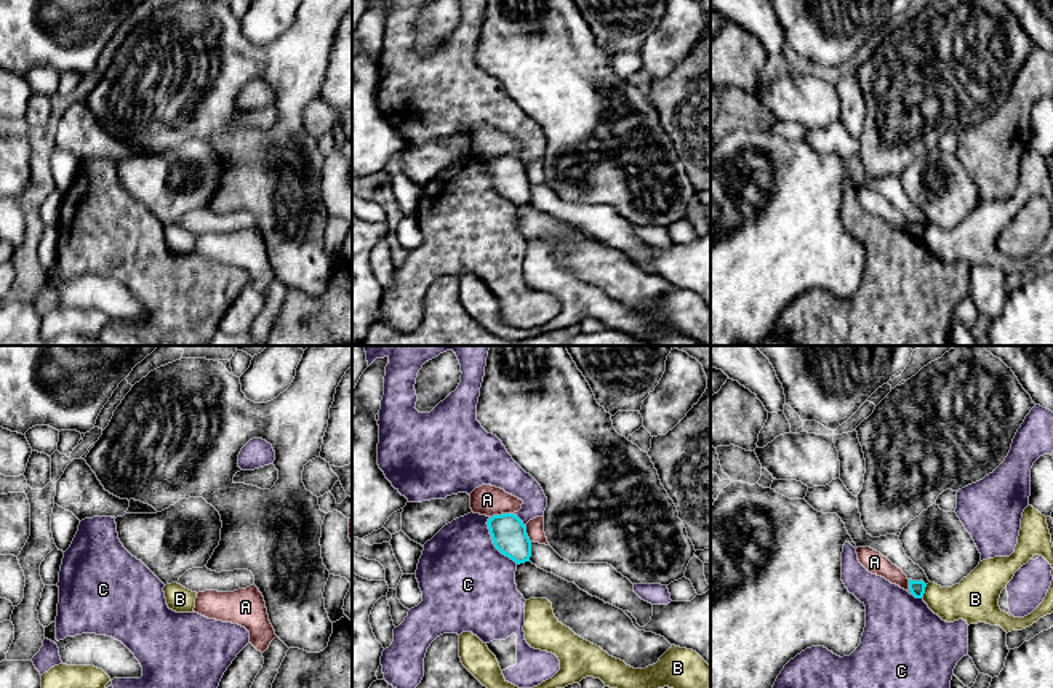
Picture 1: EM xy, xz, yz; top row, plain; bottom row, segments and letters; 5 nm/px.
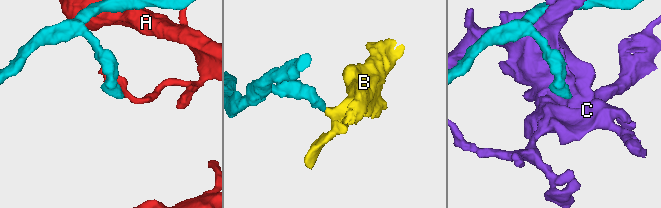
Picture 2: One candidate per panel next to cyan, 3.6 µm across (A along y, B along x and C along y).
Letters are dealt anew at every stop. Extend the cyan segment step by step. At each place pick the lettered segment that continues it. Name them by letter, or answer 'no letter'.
no letter

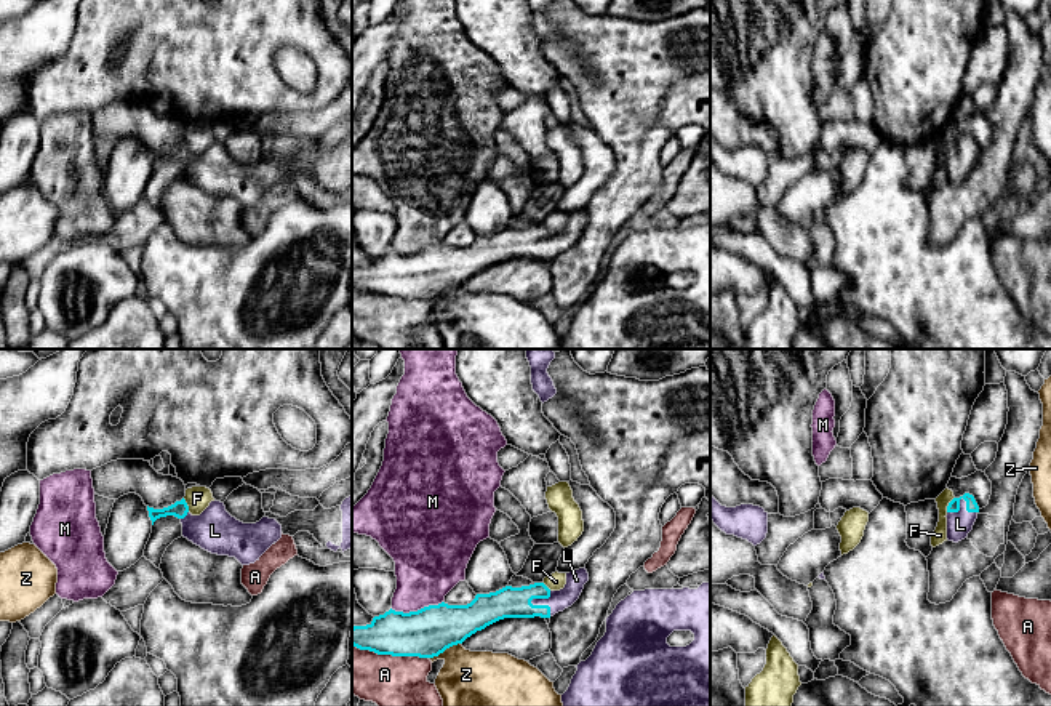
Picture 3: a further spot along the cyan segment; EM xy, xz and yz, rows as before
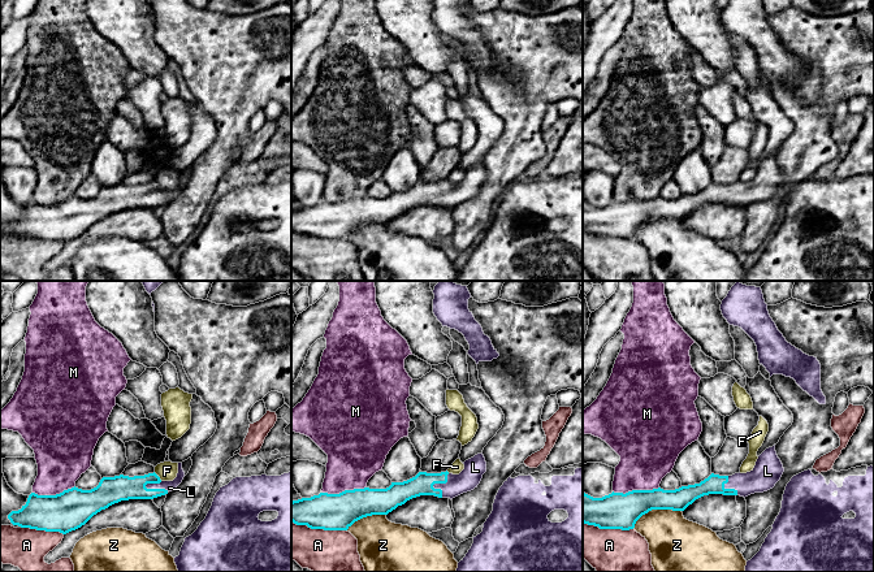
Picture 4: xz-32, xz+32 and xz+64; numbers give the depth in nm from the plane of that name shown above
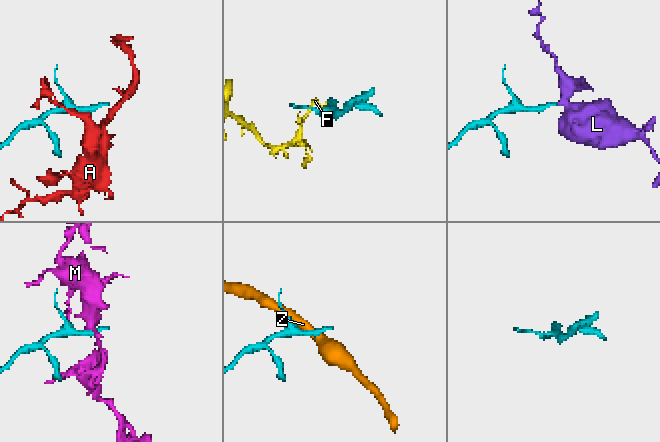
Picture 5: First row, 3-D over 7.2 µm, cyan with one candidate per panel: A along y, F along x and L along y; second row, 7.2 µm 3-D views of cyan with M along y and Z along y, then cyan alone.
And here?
L

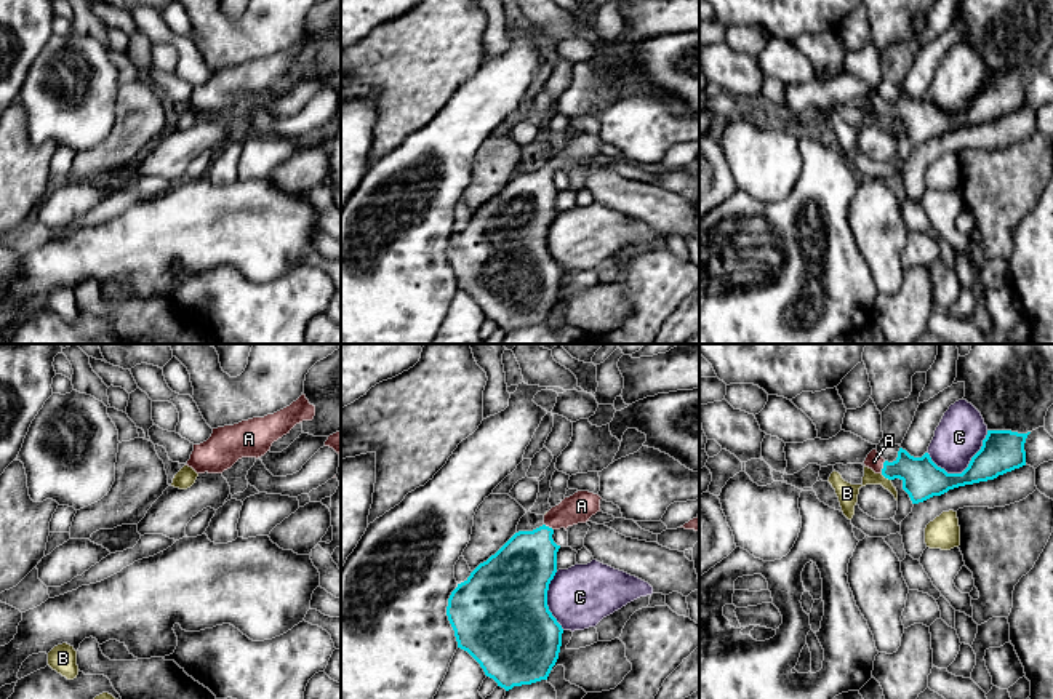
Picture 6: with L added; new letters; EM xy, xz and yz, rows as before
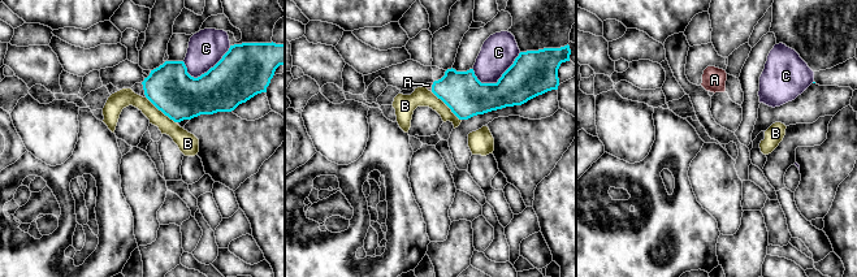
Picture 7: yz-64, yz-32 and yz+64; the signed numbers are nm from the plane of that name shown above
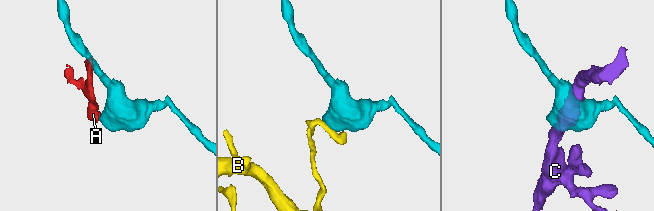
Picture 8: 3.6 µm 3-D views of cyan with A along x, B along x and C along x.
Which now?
A

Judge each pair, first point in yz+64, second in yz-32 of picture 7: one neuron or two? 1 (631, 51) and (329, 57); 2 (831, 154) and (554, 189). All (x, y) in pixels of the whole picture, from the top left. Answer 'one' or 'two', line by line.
1: two
2: two

